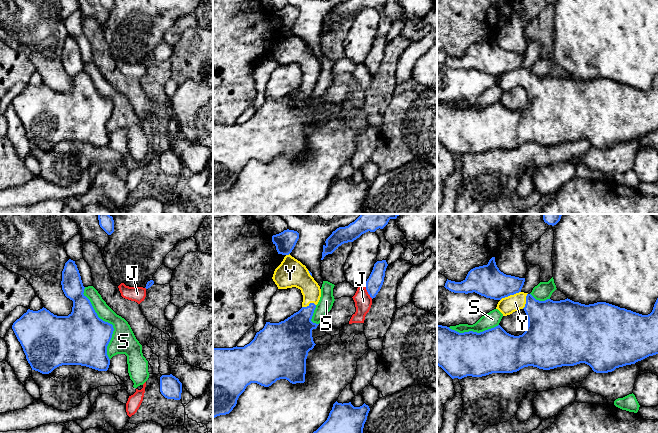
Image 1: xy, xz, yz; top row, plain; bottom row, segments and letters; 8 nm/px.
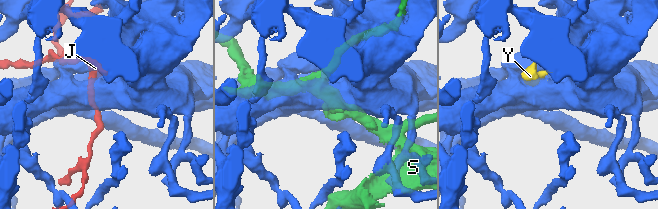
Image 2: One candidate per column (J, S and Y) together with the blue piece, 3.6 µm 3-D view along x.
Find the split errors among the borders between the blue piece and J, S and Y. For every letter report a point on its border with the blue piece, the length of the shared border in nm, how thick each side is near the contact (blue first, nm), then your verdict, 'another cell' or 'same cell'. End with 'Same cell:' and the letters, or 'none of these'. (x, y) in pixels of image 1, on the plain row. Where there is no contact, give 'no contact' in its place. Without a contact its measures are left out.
J: xz (367, 67) | 120 nm | 130/140 nm | another cell
S: xy (107, 98) | 600 nm | 440/200 nm | another cell
Y: yz (510, 70) | 180 nm | 260/140 nm | same cell
Same cell: Y

